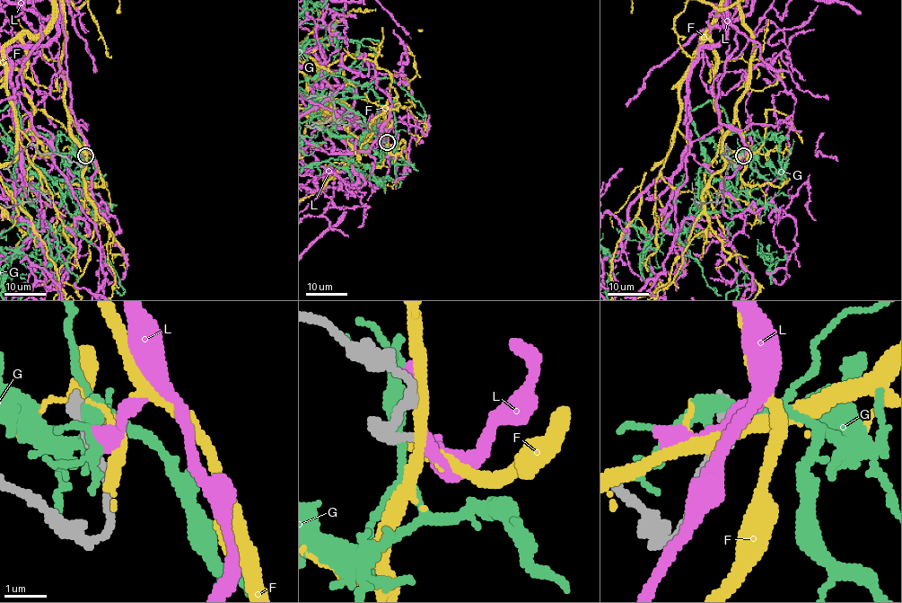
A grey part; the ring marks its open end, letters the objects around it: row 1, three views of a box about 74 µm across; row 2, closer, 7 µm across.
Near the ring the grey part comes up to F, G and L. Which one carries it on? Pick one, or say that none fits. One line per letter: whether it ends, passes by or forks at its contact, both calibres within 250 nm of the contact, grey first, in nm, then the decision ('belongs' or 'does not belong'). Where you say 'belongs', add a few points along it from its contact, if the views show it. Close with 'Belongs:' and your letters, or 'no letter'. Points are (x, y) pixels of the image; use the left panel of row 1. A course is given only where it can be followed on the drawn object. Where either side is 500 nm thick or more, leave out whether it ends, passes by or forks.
F: it forks | 380/240 nm | does not belong
G: it passes by | 400/320 nm | does not belong
L: it passes by | 380/240 nm | belongs
Belongs: L

